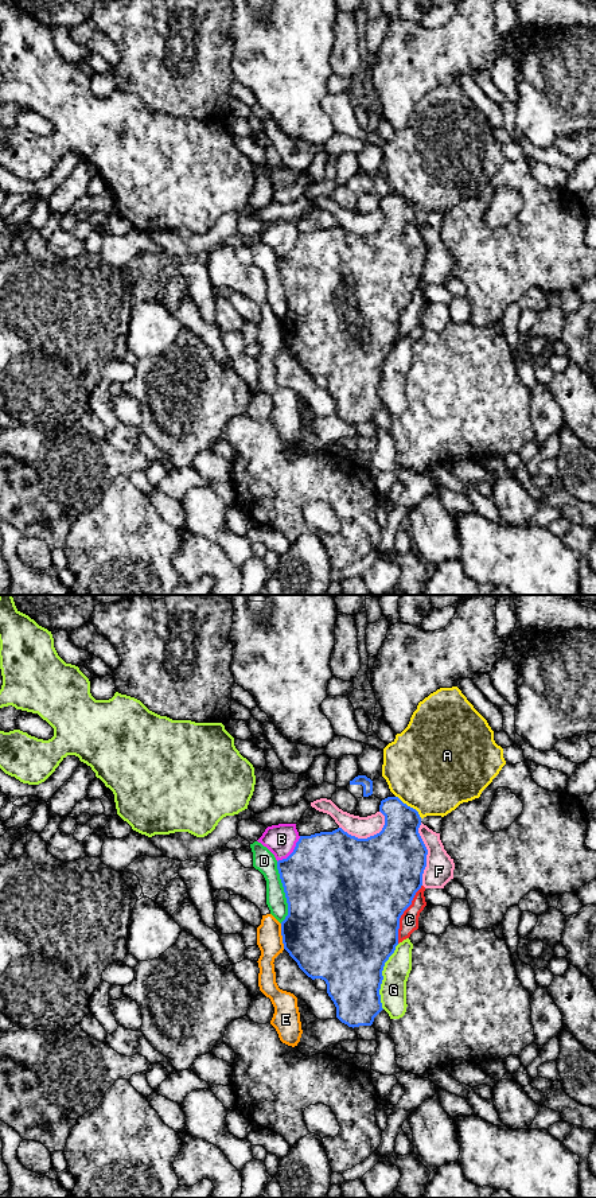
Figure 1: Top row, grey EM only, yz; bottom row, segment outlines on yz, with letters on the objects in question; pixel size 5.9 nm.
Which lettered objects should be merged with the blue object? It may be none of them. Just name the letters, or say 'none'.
none

